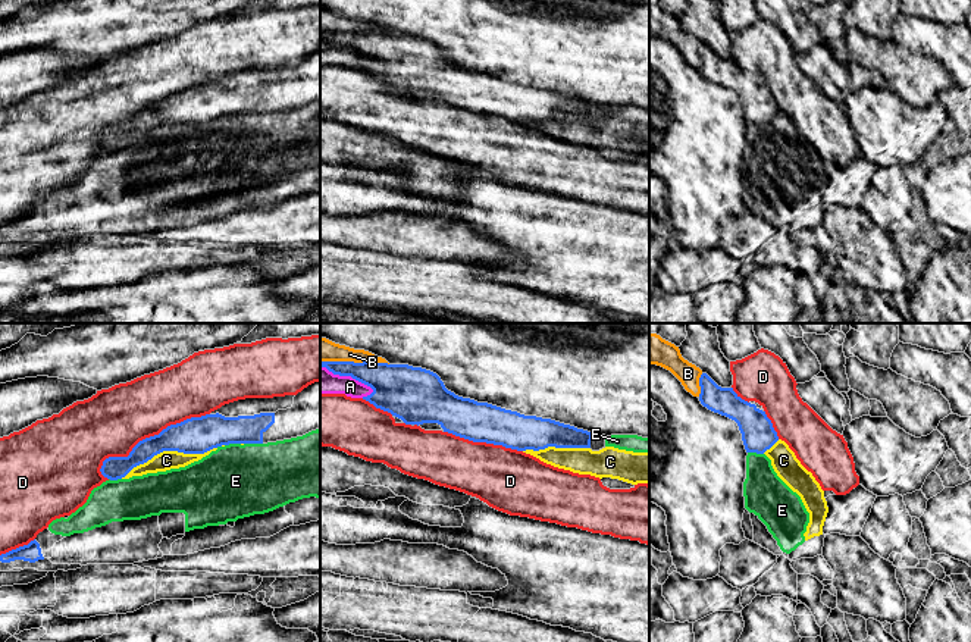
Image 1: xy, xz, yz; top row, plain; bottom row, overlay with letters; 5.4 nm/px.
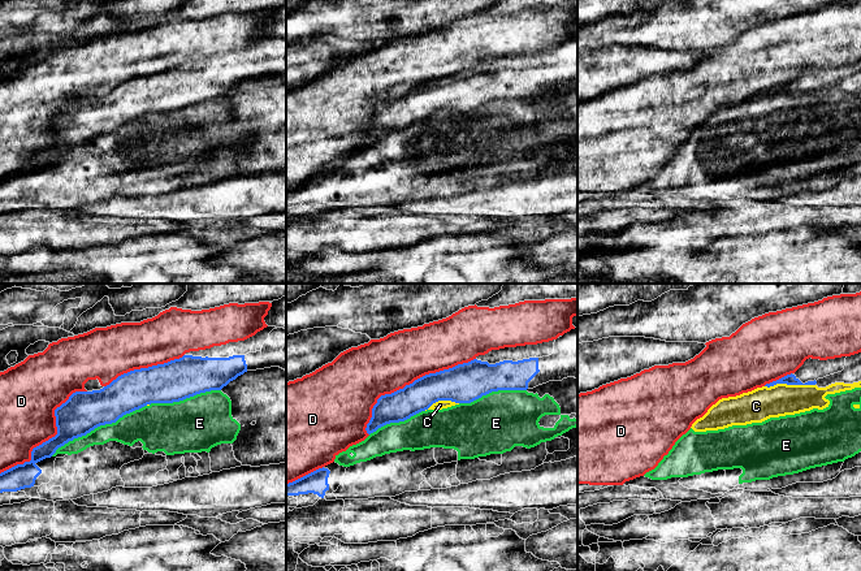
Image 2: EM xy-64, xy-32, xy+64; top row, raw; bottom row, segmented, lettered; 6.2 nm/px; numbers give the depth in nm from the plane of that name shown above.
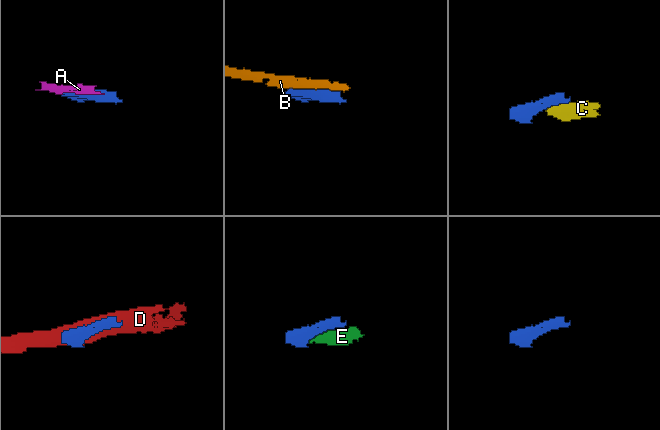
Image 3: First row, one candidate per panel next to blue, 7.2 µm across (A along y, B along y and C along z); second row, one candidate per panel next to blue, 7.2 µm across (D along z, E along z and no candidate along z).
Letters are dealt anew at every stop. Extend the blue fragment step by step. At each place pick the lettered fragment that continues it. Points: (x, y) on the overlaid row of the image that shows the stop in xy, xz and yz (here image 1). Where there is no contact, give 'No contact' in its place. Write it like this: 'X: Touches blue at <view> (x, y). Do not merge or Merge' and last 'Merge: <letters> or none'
A: Touches blue at xz (347, 375). Do not merge
B: Touches blue at xz (353, 362). Do not merge
C: Touches blue at xy (168, 450). Do not merge
D: Touches blue at xy (150, 437). Do not merge
E: Touches blue at xy (253, 442). Do not merge
Merge: none

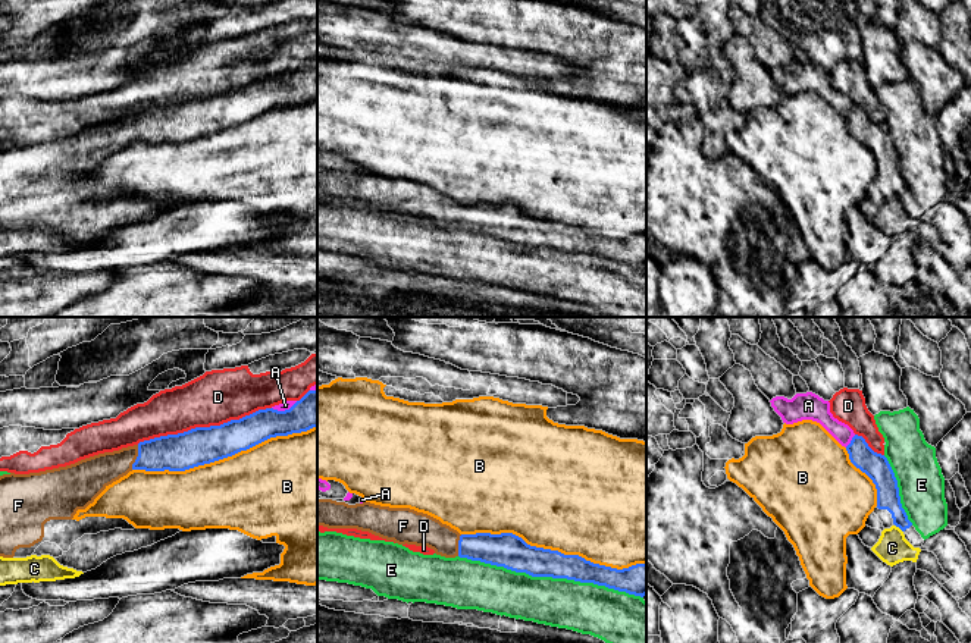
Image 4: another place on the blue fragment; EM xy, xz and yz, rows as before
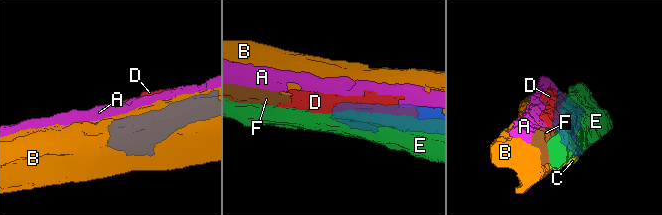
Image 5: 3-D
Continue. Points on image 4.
A: Touches blue at xy (285, 410). Do not merge
B: Touches blue at xy (224, 457). Do not merge
C: Touches blue at yz (899, 527). Do not merge
D: Touches blue at xy (203, 427). Do not merge
E: Touches blue at xz (551, 576). Do not merge
F: Touches blue at xy (137, 457). Merge
Merge: F

